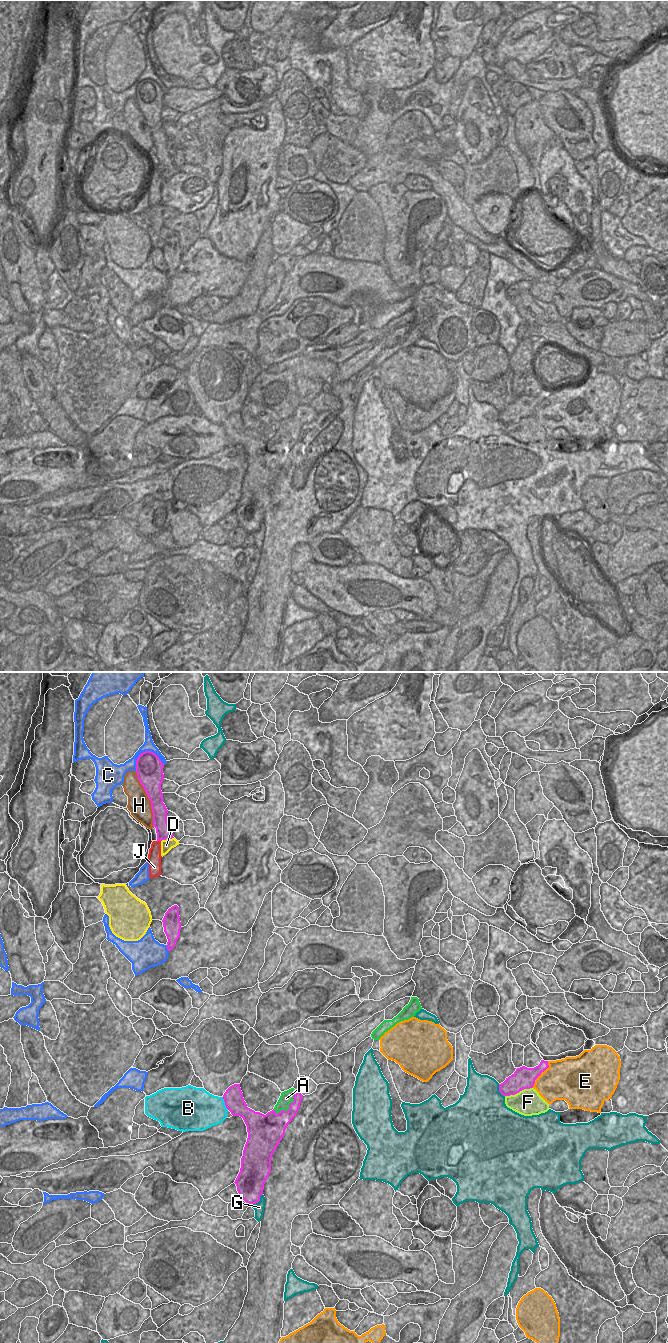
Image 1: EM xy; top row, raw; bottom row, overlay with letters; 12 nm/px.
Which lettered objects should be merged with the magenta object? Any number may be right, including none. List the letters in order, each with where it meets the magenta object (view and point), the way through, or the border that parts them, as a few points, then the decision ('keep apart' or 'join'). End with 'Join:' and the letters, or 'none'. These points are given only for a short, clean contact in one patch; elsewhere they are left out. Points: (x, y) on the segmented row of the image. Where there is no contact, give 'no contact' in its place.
A: contact xy (289, 1106); keep apart
B: contact xy (225, 1103); keep apart
C: contact xy (145, 751); keep apart
D: contact xy (167, 838); keep apart
E: contact xy (540, 1074); keep apart
F: contact xy (518, 1092); keep apart
G: contact xy (257, 1202); keep apart
H: contact xy (149, 799); keep apart
J: contact xy (159, 840); keep apart
Join: none

